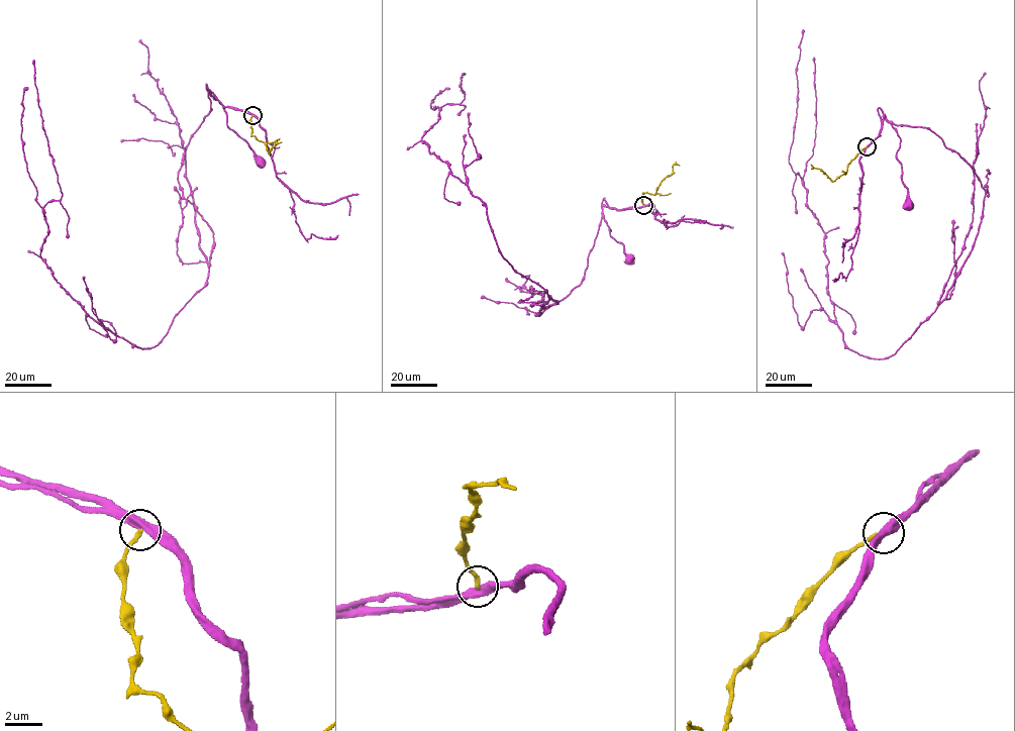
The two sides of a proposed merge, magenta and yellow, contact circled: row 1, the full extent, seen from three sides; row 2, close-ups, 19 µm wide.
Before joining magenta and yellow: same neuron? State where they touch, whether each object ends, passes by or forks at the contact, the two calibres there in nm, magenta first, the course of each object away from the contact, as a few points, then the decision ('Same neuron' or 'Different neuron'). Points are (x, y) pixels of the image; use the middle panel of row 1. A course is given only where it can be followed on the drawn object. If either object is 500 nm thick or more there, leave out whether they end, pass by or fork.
Place: (643, 205). At the ring magenta passes by. At the ring yellow ends. Thickness 440 nm (magenta) against 240 nm. Course of magenta: (643, 205), (615, 209), (602, 207), (611, 236), (621, 242), (630, 259). Course of yellow: (643, 205), (642, 193), (653, 194), (663, 180), (673, 172), (673, 166), (680, 166). Different neuron

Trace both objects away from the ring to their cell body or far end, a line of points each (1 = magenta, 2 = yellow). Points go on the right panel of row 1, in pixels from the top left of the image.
1: (867, 146), (880, 134), (885, 117), (900, 138), (896, 158), (907, 190), (908, 205)
2: (867, 146), (848, 165), (846, 172), (834, 181), (812, 168)

